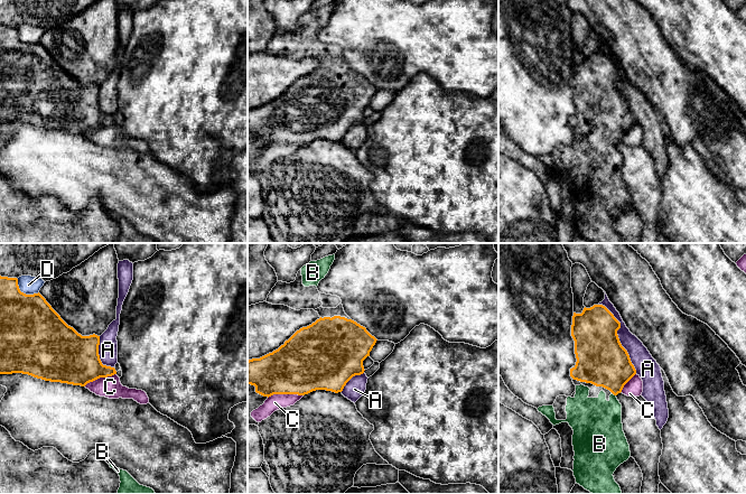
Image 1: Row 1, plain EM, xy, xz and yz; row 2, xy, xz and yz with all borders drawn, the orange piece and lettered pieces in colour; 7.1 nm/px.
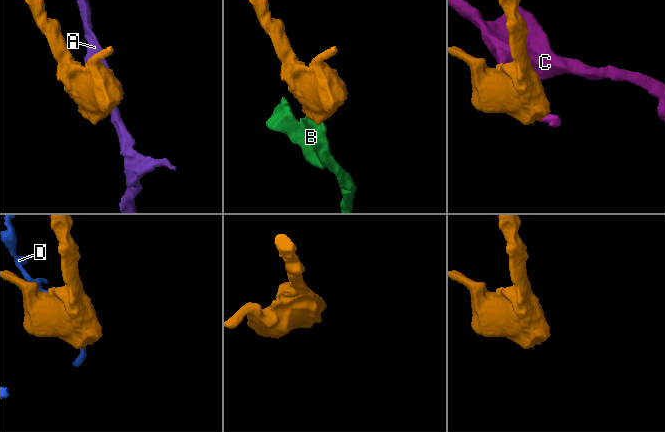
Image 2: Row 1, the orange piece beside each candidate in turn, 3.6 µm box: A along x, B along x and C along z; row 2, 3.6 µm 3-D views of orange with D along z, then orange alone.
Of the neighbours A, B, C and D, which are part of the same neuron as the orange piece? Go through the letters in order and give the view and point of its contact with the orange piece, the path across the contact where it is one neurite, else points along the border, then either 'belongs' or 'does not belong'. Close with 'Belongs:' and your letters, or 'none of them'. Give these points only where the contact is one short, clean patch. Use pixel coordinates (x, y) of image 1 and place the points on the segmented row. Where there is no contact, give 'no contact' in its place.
A: contact yz (617, 337); does not belong
B: contact yz (614, 394); belongs
C: contact xz (285, 393); does not belong
D: contact xy (22, 292); does not belong
Belongs: B

